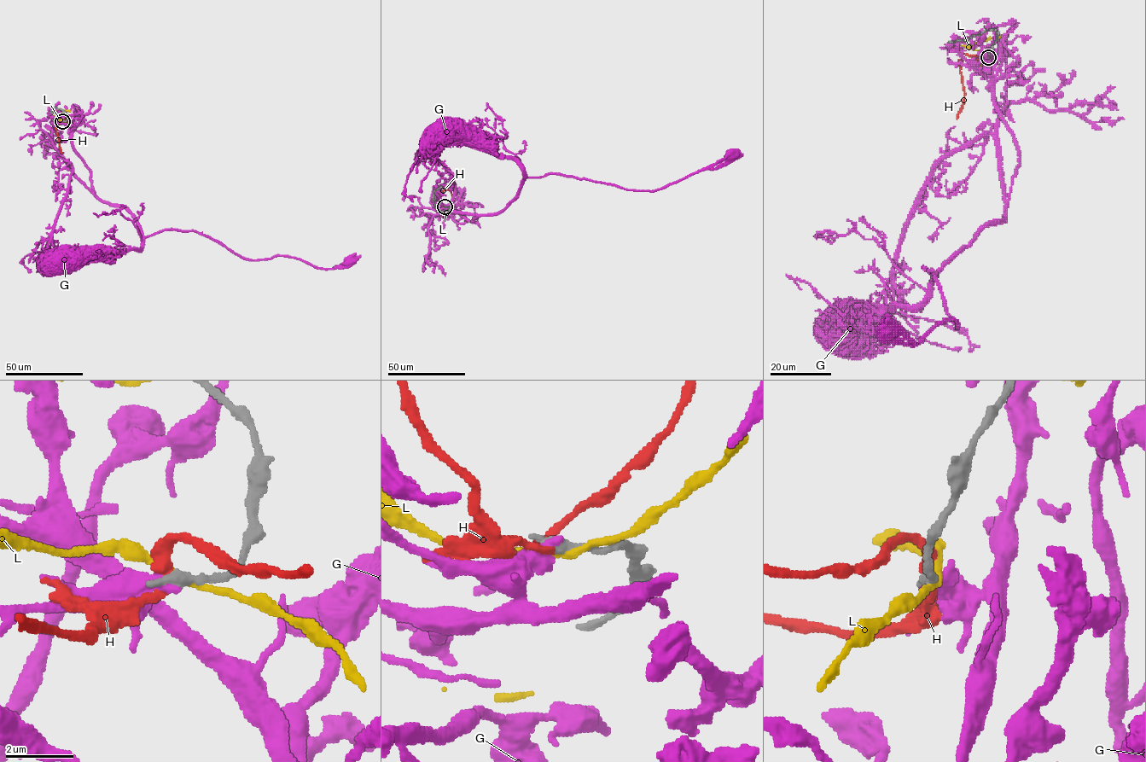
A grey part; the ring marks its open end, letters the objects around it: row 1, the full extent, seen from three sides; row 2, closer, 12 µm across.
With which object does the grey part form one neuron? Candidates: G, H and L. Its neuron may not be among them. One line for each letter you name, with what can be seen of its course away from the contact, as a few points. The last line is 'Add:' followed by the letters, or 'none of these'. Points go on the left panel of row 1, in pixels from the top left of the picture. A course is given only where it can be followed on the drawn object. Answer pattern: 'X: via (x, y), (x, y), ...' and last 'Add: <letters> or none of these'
Add: none of these

